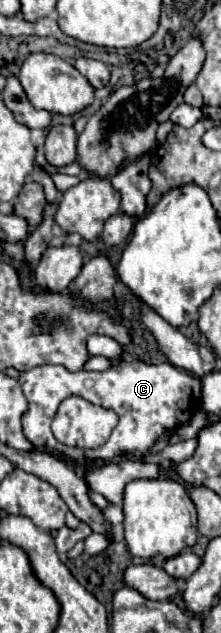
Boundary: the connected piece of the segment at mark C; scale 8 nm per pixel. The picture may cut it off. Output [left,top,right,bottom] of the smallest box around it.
[20,362,200,460]

